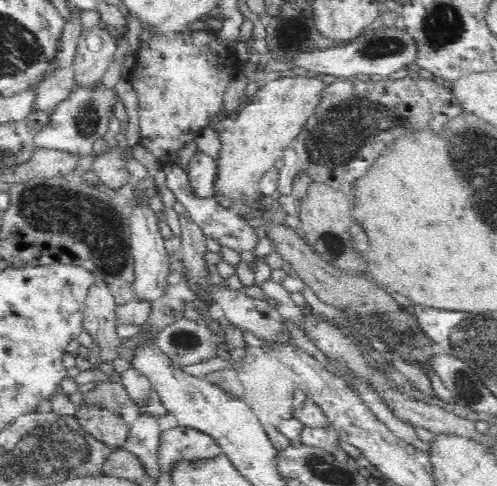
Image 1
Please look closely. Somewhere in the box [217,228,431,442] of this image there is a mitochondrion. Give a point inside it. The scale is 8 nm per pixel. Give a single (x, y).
(336, 247)

